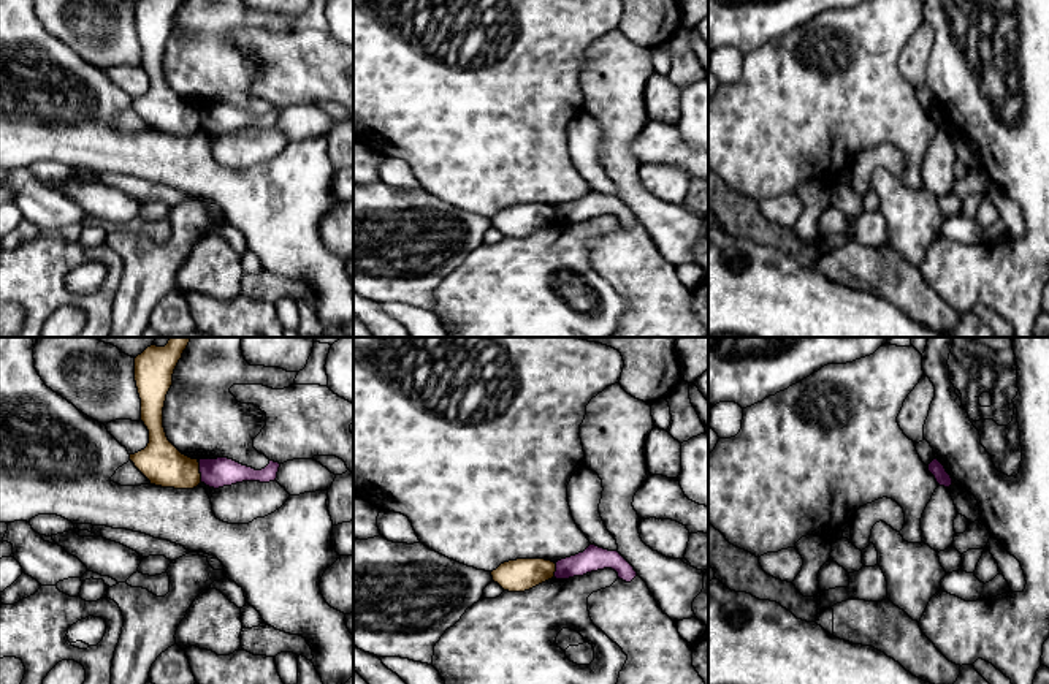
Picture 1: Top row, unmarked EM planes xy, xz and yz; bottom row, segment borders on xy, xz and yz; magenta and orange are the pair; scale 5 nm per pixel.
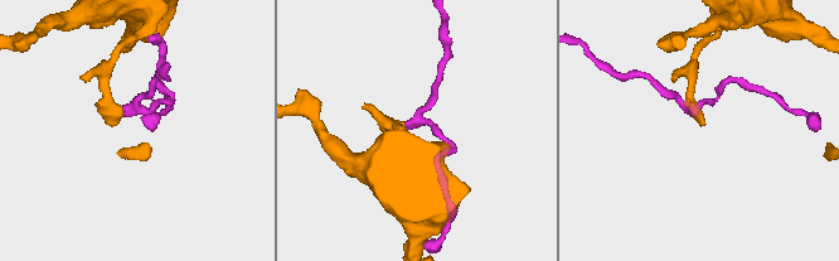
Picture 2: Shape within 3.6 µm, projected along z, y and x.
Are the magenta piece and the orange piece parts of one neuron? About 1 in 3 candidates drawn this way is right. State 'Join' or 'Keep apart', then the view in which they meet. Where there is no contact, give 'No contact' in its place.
Keep apart. Touches magenta in xy

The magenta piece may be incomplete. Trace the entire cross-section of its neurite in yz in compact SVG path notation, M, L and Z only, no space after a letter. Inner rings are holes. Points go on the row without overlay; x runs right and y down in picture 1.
M936 103L929 109L929 117L935 122L940 131L949 133L952 130L951 120Z

